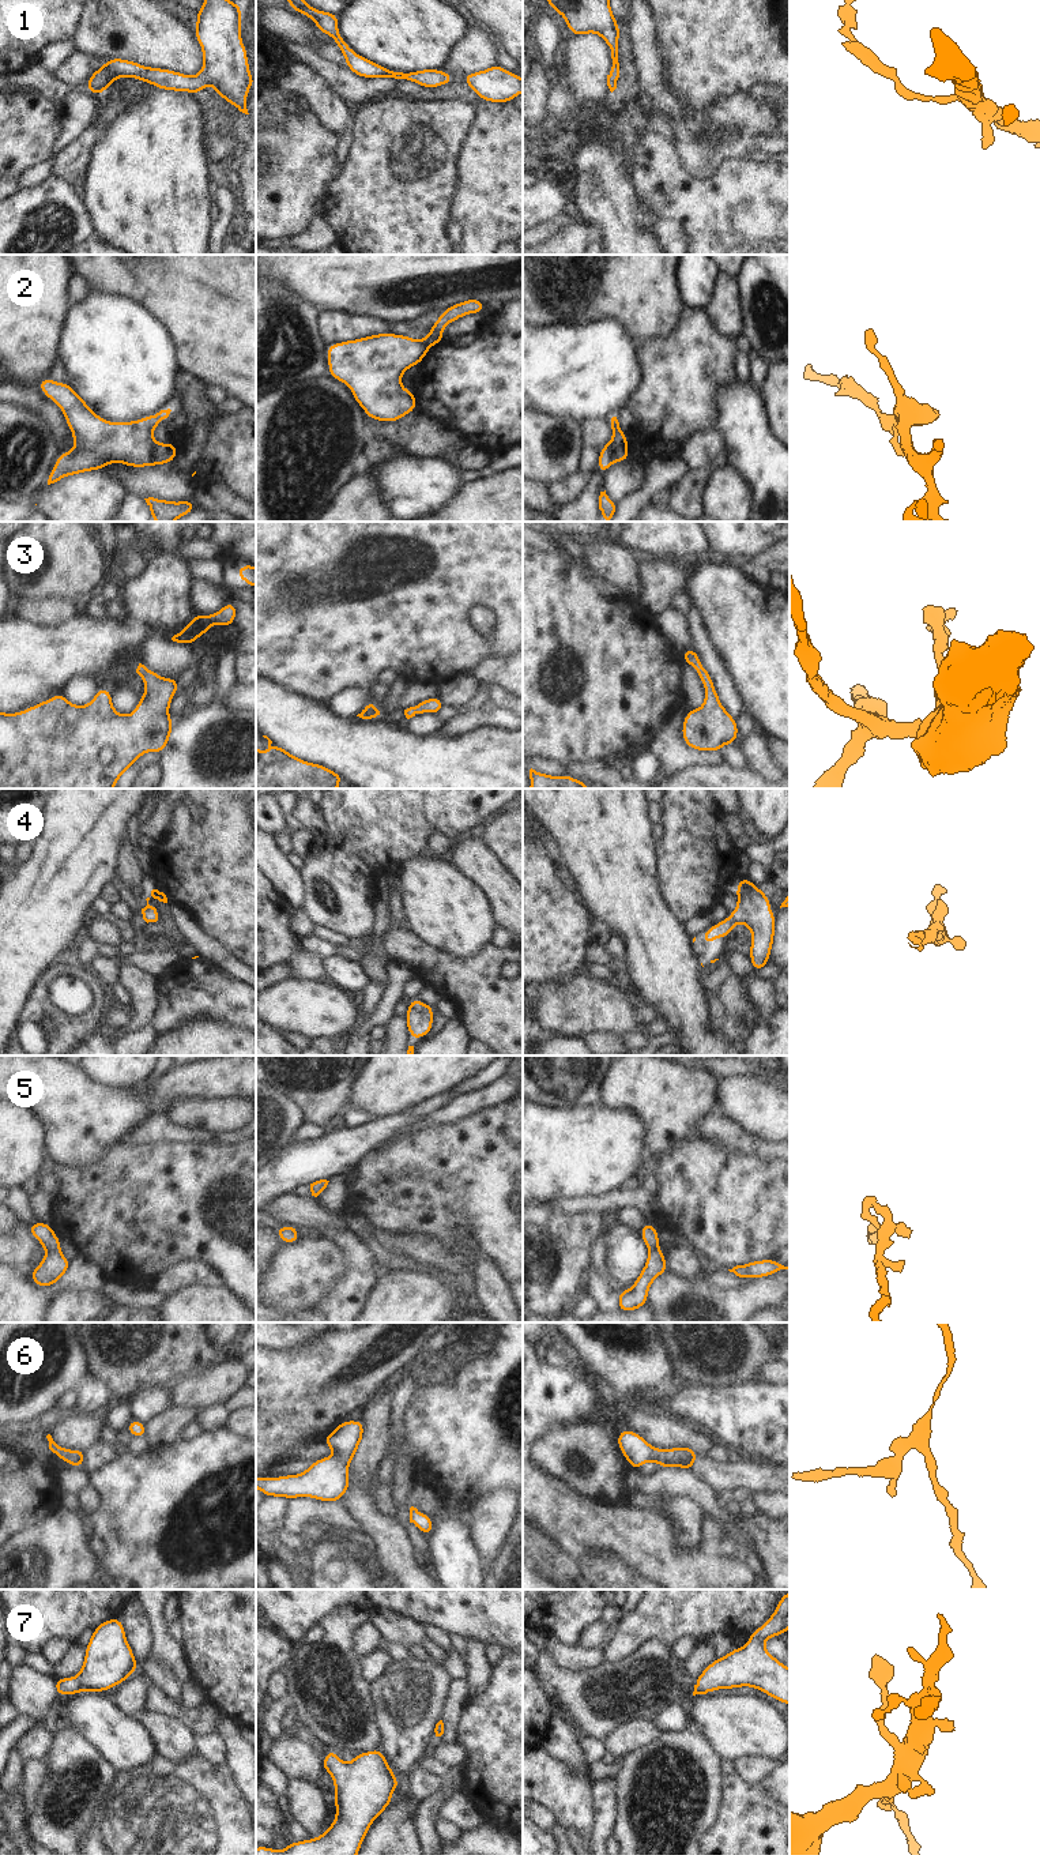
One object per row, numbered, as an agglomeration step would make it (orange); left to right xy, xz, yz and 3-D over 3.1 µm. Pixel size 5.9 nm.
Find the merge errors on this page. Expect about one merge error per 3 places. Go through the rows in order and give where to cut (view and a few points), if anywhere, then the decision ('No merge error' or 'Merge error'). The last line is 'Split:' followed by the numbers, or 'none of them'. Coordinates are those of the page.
1: No split. No merge error
2: Split along xy (157, 443), (149, 465). Merge error
3: No split. No merge error
4: No split. No merge error
5: No split. No merge error
6: No split. No merge error
7: No split. No merge error
Split: 2

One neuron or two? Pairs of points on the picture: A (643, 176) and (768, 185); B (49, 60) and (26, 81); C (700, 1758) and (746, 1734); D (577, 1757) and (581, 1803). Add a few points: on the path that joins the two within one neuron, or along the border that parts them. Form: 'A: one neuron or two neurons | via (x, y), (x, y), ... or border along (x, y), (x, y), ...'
A: one neuron | via (674, 191), (737, 192)
B: two neurons | border along (37, 61), (52, 72)
C: two neurons | border along (693, 1727), (701, 1733), (720, 1758)
D: two neurons | border along (553, 1756), (592, 1783)

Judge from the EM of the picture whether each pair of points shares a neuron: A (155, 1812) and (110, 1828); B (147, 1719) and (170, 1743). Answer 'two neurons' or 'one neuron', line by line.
A: one neuron
B: one neuron

